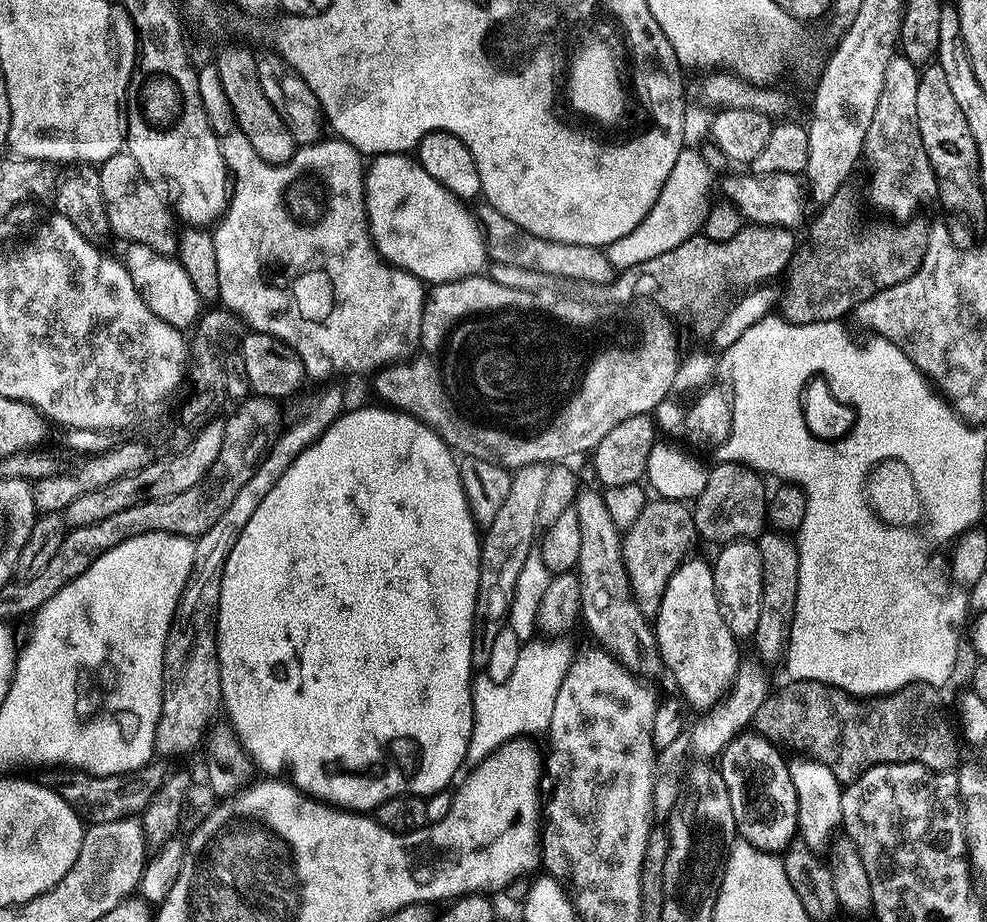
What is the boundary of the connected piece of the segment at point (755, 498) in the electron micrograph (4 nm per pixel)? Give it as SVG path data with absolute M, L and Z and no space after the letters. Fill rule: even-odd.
M720 462L709 471L702 494L691 505L692 517L696 523L697 537L709 540L715 546L723 546L735 540L755 541L768 524L769 489L764 489L765 477L757 469L749 468L743 462Z

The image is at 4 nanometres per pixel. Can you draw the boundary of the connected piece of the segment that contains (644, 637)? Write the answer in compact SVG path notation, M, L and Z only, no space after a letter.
M603 495L577 499L575 505L578 524L582 526L582 547L578 553L575 573L582 586L583 627L592 631L599 647L615 657L624 668L641 678L652 678L665 671L664 659L660 657L660 647L649 617L642 614L636 604L636 596L630 586L630 578L624 561L624 545L621 529L617 528L610 510L606 510Z

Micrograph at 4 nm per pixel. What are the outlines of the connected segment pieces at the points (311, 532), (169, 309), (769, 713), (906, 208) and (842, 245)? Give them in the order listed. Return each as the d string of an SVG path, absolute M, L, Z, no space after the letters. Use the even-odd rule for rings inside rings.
M379 406L380 408L356 408L345 411L338 417L336 423L330 425L322 435L318 437L315 444L310 445L278 478L276 485L262 498L258 510L250 522L246 522L246 530L238 534L238 542L234 542L234 550L230 550L230 558L226 558L226 566L222 570L222 586L220 587L220 609L216 619L216 653L220 663L220 681L222 682L223 711L226 719L232 725L232 729L238 734L244 751L248 753L253 765L260 768L264 774L280 774L285 768L287 779L295 784L300 791L316 800L323 800L338 808L361 814L371 813L386 798L395 796L422 796L429 797L435 792L443 792L449 787L448 783L456 776L456 771L468 759L468 747L471 742L472 719L474 718L474 706L472 705L472 683L474 677L474 665L472 662L472 629L476 627L476 599L478 598L478 578L480 577L480 545L482 543L482 532L477 527L476 519L472 516L472 510L468 505L468 499L462 486L460 477L460 466L457 457L445 440L437 434L433 428L426 426L420 420L415 420L407 412L401 412L395 408ZM324 596L340 596L340 600L352 600L348 608L340 604L340 600L324 600ZM356 596L384 596L384 612L376 608L376 604L368 604L364 608L364 616L360 616L360 608L356 608Z
M128 244L125 249L122 263L134 282L136 292L152 313L162 318L162 322L181 330L187 329L187 324L195 325L202 312L202 301L198 290L194 290L194 282L190 282L190 274L186 274L179 260L172 256L163 256L161 252L155 252L150 250L150 246L141 244Z
M809 680L789 683L789 688L781 692L773 691L768 701L758 710L754 721L755 731L770 741L781 745L793 744L801 748L801 753L811 759L822 762L832 771L834 778L842 782L851 782L860 777L863 772L879 764L921 764L935 772L953 771L961 763L961 741L957 729L948 721L944 708L940 705L940 696L935 687L930 684L909 684L896 692L889 692L879 698L868 698L865 704L859 704L859 699L830 684L818 684Z
M895 54L890 58L890 62L886 66L886 74L882 82L882 94L878 98L878 110L874 110L874 118L870 121L870 130L866 130L866 142L864 143L863 163L868 163L868 200L880 212L885 212L888 216L893 216L896 222L908 222L913 219L912 216L919 208L924 208L932 199L937 199L938 189L936 187L936 175L930 166L930 158L926 154L926 146L922 146L922 134L918 134L918 82L920 81L920 73L917 65L911 64L905 56Z
M843 191L834 194L829 204L823 205L817 212L820 213L808 232L812 241L809 242L804 257L802 252L795 261L796 270L792 274L792 281L788 284L788 290L784 290L782 294L782 315L787 323L830 324L843 321L847 312L855 313L860 305L874 298L874 294L890 286L898 286L898 282L906 282L906 278L913 276L920 268L924 257L926 232L923 227L920 229L916 222L896 226L893 232L872 232L869 236L863 236L862 233L856 232L856 208L851 198Z

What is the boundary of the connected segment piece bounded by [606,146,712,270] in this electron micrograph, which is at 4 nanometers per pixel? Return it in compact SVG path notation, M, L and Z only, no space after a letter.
M685 146L674 161L674 170L670 170L670 178L666 178L666 186L662 186L662 194L658 202L654 202L650 214L646 214L630 234L606 246L608 265L613 270L633 268L642 262L650 262L650 258L658 258L658 254L666 254L666 250L674 250L674 246L682 246L682 242L697 235L702 220L700 203L711 184L712 172L703 154L695 152L692 146Z

